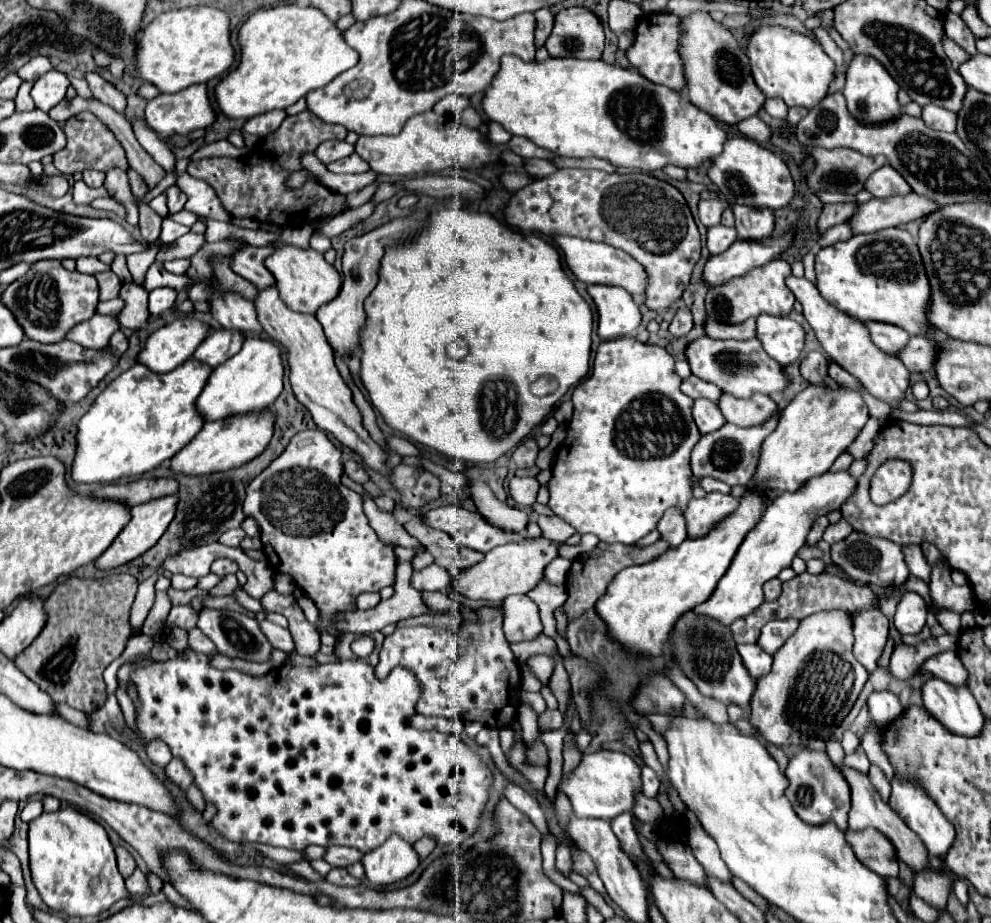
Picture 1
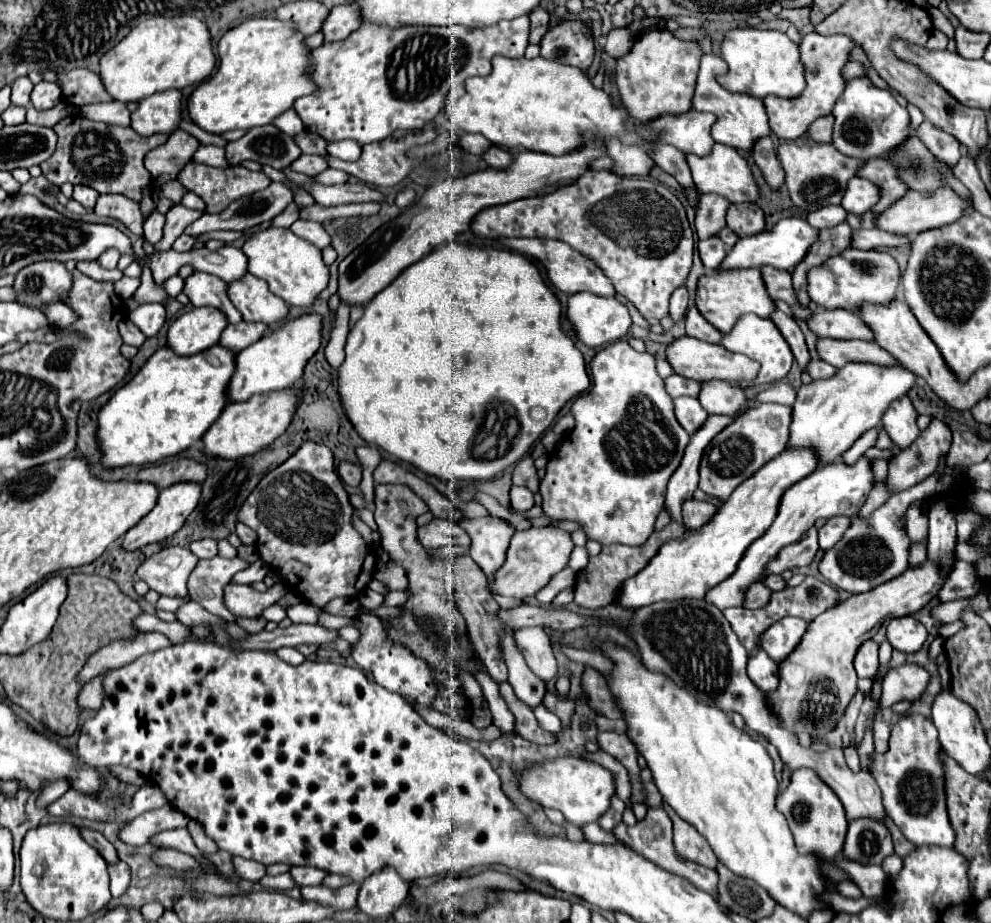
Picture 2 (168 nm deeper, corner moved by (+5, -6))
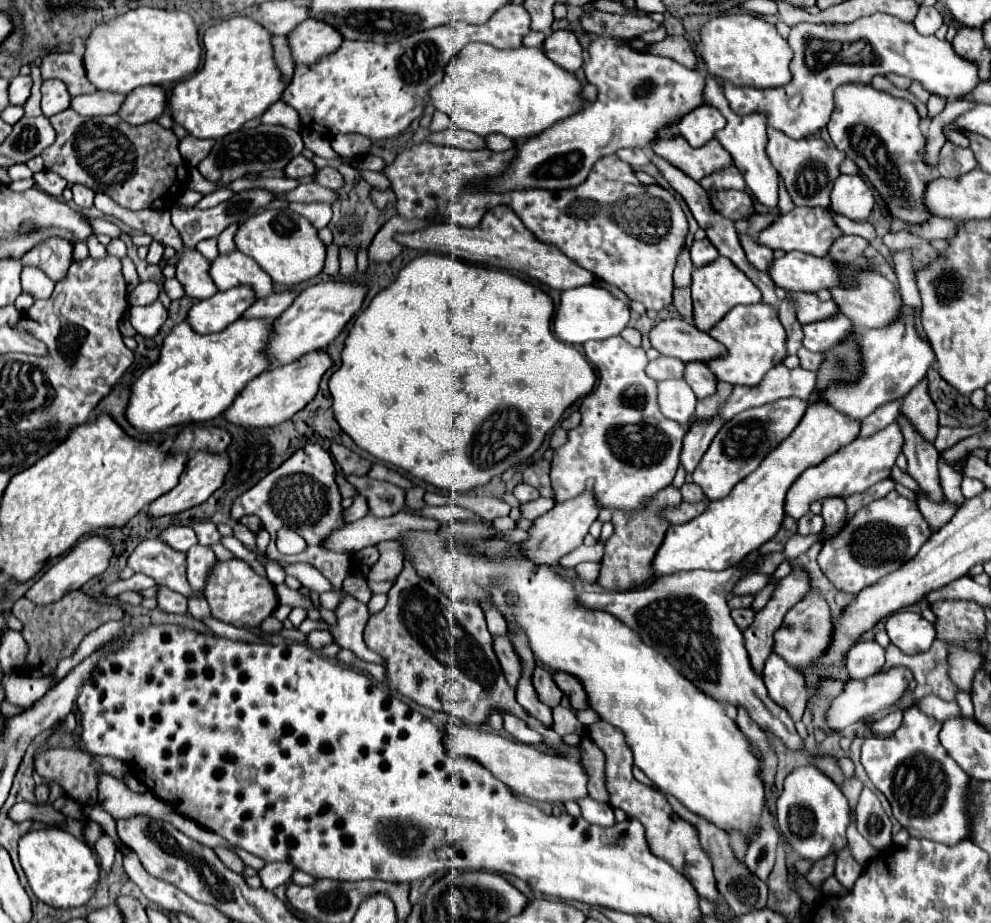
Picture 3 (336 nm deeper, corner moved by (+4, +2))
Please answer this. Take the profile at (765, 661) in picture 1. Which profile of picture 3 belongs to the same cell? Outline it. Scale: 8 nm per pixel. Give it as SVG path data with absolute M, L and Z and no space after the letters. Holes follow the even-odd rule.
M771 654L763 670L763 682L767 686L771 700L783 706L795 722L801 720L805 704L809 700L803 674L791 668L781 656Z

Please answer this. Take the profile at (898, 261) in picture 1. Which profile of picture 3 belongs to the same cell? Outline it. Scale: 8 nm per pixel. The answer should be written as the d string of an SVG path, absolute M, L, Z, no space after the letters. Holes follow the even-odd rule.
M787 252L783 258L775 258L769 264L767 274L775 286L787 292L819 292L841 284L837 264L829 256L817 258L803 252Z

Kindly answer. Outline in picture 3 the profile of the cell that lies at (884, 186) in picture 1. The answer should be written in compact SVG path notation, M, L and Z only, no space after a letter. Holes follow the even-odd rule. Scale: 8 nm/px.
M839 176L831 192L831 210L849 220L863 222L875 204L875 190L861 176Z

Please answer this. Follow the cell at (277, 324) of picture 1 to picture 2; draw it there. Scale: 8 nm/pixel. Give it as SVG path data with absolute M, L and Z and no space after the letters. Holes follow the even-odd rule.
M252 274L228 284L228 296L246 322L262 322L272 326L284 322L288 316L288 304L272 294L266 282L254 278Z

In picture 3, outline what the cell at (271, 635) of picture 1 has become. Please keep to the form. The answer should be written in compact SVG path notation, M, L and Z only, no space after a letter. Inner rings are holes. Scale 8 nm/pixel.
M191 596L189 602L187 602L187 608L189 608L189 614L197 620L212 617L209 606L207 606L207 600L203 596Z

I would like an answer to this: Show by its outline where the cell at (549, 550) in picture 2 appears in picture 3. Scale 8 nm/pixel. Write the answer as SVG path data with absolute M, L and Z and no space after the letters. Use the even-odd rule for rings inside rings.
M587 486L585 492L581 492L577 498L565 500L565 502L557 502L547 514L543 514L541 518L535 520L533 528L529 530L529 540L523 546L525 554L533 560L533 562L547 562L547 564L557 564L561 560L561 556L569 554L571 550L575 550L577 546L583 544L583 538L587 536L591 524L597 520L599 516L599 502L595 500L595 494L591 490L591 486Z

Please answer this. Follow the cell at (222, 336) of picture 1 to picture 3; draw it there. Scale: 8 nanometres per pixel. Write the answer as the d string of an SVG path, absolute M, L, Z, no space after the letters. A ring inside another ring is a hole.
M283 290L283 292L273 292L265 298L259 298L247 312L245 318L277 318L281 316L293 300L299 296L295 290Z

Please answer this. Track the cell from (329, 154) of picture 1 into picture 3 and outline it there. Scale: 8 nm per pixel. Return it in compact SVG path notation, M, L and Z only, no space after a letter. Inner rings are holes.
M303 154L295 156L287 166L285 166L285 176L287 178L305 178L305 176L313 176L315 174L315 166L311 160L307 160Z

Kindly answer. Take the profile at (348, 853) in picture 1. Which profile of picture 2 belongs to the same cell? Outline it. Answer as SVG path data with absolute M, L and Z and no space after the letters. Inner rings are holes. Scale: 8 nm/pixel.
M292 866L290 874L294 876L298 886L310 886L310 884L322 884L322 880L328 876L326 870L320 870L316 866Z

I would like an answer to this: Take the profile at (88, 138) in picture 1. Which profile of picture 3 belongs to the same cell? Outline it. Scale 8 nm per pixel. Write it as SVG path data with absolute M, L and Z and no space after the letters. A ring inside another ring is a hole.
M71 108L51 116L51 124L57 132L57 138L47 150L43 150L41 158L45 162L45 170L63 176L69 184L83 184L93 192L103 192L127 210L169 210L177 194L185 188L189 170L177 150L179 140L173 130L165 130L155 122L131 126L123 122L117 114L85 118Z

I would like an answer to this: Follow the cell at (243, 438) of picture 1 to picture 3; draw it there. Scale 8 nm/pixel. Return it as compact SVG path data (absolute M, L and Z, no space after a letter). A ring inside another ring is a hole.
M315 350L303 354L303 358L273 368L269 372L263 372L255 376L247 388L235 398L231 408L225 412L225 418L233 424L245 426L245 428L267 428L267 426L277 426L285 420L289 420L293 414L297 414L301 408L305 408L313 396L319 390L321 376L333 366L333 360L325 350Z

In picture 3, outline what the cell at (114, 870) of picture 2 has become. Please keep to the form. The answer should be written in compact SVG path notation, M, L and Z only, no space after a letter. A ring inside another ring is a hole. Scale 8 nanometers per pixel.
M103 834L103 836L97 840L95 848L97 848L99 860L101 860L101 868L103 868L103 872L109 872L111 866L113 866L113 862L115 862L115 850L117 850L115 840L113 840L109 834Z

